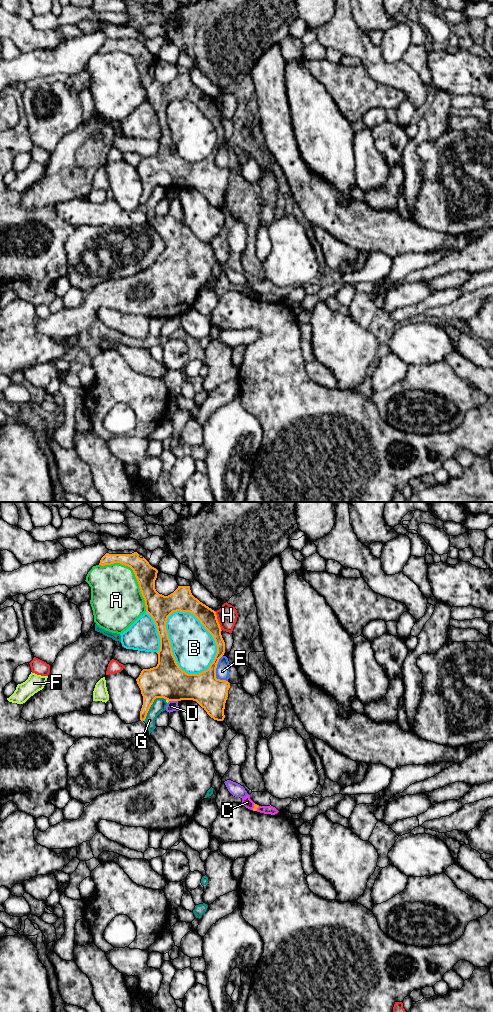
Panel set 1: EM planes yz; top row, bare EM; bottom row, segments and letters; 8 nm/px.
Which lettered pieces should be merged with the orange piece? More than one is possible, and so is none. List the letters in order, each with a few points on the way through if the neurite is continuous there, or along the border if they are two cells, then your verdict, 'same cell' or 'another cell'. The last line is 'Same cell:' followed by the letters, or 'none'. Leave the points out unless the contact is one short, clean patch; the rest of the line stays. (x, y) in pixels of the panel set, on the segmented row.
A: another cell
B: another cell
C: border yz (254, 803), (252, 809); another cell
D: another cell
E: border yz (222, 655), (217, 664), (216, 677), (227, 681); another cell
F: another cell
G: another cell
H: another cell
Same cell: none

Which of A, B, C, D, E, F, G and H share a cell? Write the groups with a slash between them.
A / B / C D / E G / F / H

